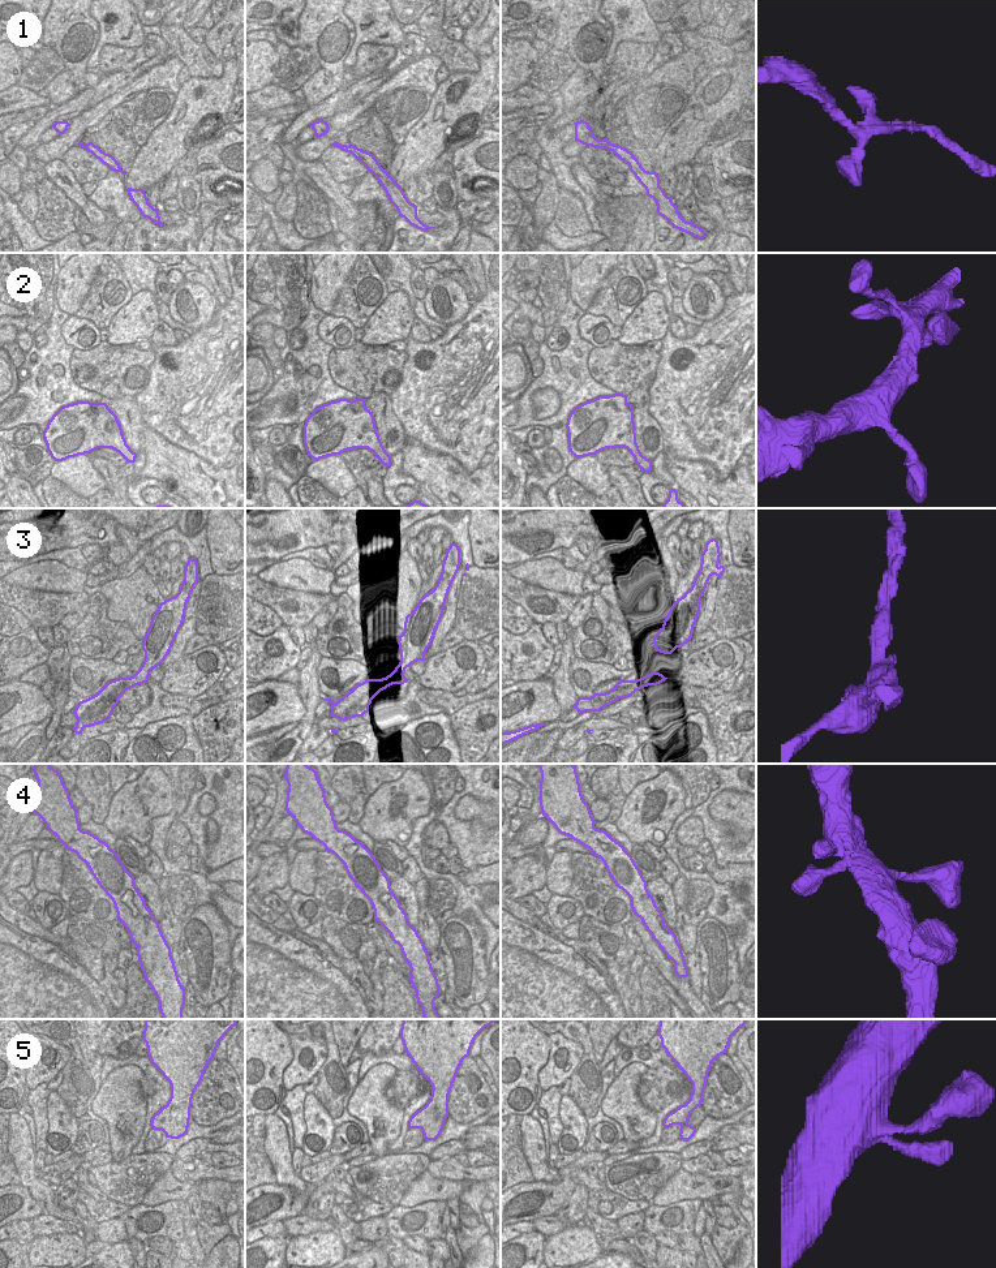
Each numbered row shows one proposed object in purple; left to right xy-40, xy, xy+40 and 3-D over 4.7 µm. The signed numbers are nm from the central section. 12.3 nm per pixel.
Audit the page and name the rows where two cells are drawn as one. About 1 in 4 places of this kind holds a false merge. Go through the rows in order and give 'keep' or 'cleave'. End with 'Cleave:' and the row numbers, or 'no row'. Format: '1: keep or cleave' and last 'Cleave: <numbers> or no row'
1: keep
2: keep
3: cleave
4: keep
5: keep
Cleave: 3

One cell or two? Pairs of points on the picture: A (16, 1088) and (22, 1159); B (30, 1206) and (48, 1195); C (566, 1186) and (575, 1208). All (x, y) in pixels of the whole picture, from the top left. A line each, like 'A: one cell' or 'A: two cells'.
A: two cells
B: two cells
C: two cells

